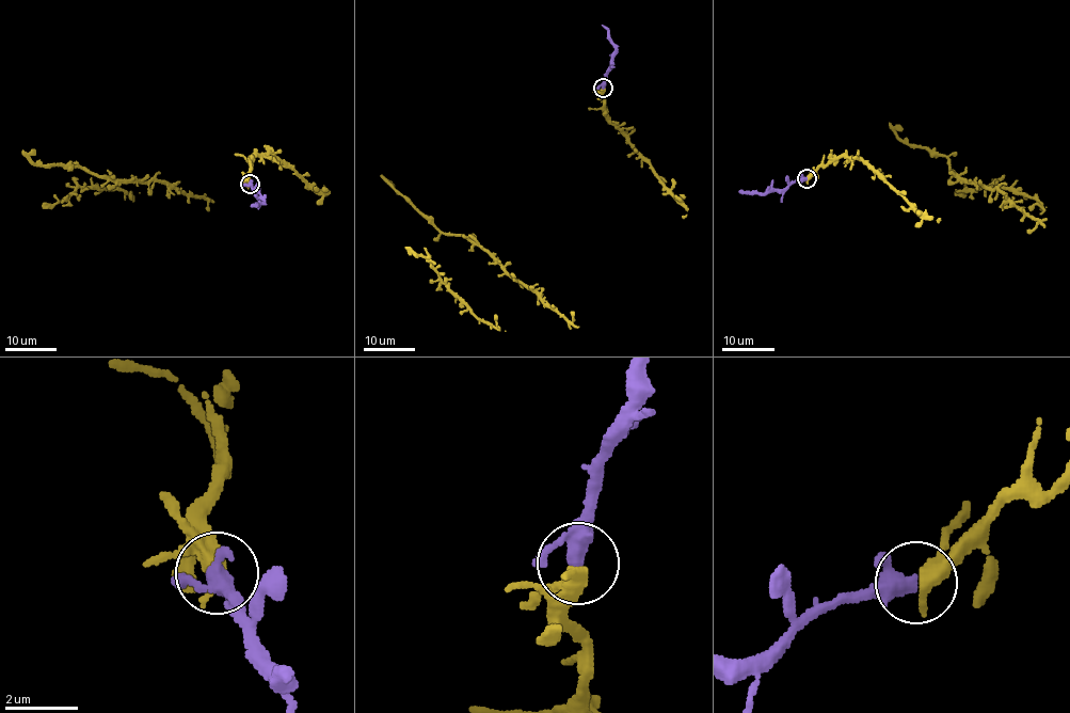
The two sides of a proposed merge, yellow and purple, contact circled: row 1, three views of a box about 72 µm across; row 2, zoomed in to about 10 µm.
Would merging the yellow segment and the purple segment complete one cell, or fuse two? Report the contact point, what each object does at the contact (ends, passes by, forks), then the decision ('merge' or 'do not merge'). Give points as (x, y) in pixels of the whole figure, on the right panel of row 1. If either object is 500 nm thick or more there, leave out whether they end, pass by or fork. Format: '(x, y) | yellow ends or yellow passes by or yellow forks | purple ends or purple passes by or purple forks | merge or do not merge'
(807, 178) | merge

